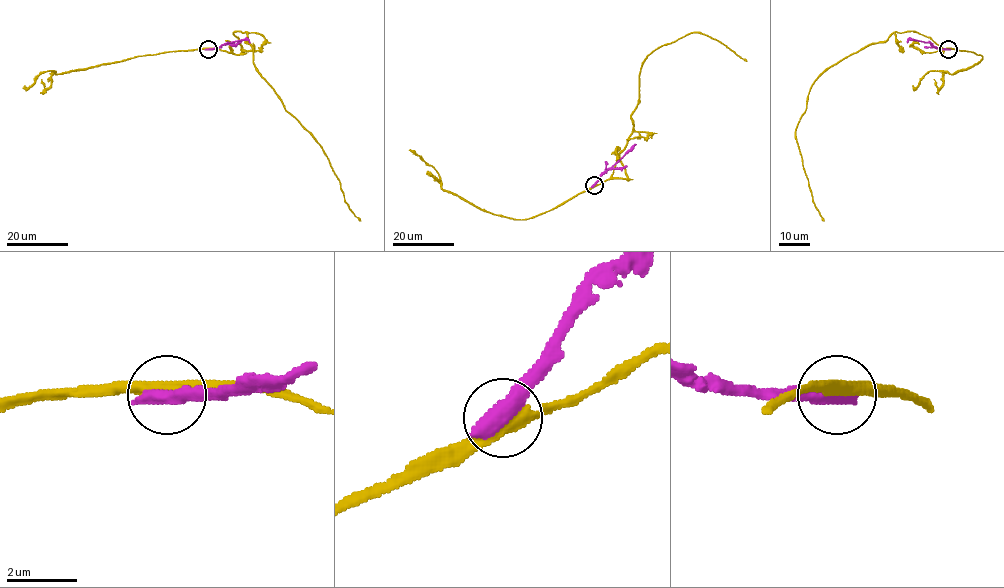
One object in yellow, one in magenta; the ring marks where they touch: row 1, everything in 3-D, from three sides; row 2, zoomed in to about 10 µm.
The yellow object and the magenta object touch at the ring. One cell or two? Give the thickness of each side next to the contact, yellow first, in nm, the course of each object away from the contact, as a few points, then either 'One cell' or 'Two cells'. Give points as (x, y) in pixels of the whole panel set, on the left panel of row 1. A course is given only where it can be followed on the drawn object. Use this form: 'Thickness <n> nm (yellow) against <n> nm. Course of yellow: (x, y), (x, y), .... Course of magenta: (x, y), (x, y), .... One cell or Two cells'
Thickness 340 nm (yellow) against 600 nm. Course of yellow: (208, 49), (239, 54), (239, 40), (233, 33), (246, 33), (256, 70), (326, 156), (344, 201), (361, 220). Course of magenta: (208, 49), (240, 40), (250, 43). Two cells

